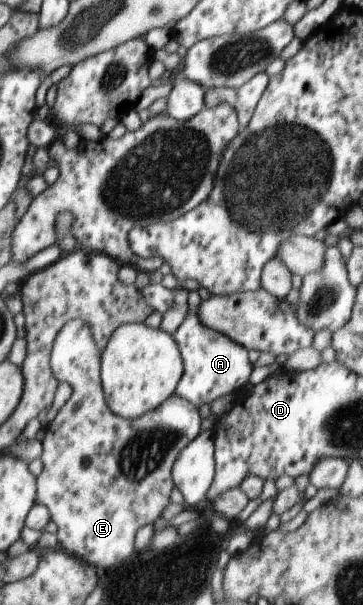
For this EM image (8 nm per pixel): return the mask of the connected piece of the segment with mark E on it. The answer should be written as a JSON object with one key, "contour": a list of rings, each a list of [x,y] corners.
{"contour":[[[76,318],[75,320],[69,320],[67,324],[60,330],[59,335],[55,338],[55,343],[51,348],[51,371],[56,377],[57,381],[66,382],[71,387],[71,396],[67,399],[67,402],[57,410],[53,420],[47,424],[45,430],[49,430],[49,436],[40,438],[41,444],[41,472],[39,476],[36,476],[36,502],[35,504],[41,504],[47,508],[49,518],[56,526],[55,536],[57,537],[58,544],[61,550],[75,554],[77,558],[85,559],[85,562],[91,564],[91,566],[97,566],[97,568],[109,568],[113,566],[115,562],[121,562],[125,560],[131,552],[133,552],[133,537],[135,532],[145,526],[145,524],[153,524],[157,518],[159,518],[161,512],[165,508],[167,502],[169,502],[169,494],[171,494],[171,488],[174,487],[172,483],[171,468],[176,462],[176,457],[180,452],[189,445],[199,434],[199,412],[193,404],[189,404],[188,400],[183,400],[178,396],[172,395],[163,404],[157,406],[156,409],[150,410],[148,413],[143,414],[141,417],[129,420],[124,419],[121,415],[113,414],[107,403],[104,401],[104,393],[100,384],[100,350],[97,350],[96,342],[93,342],[92,331],[89,330],[89,324]]]}

